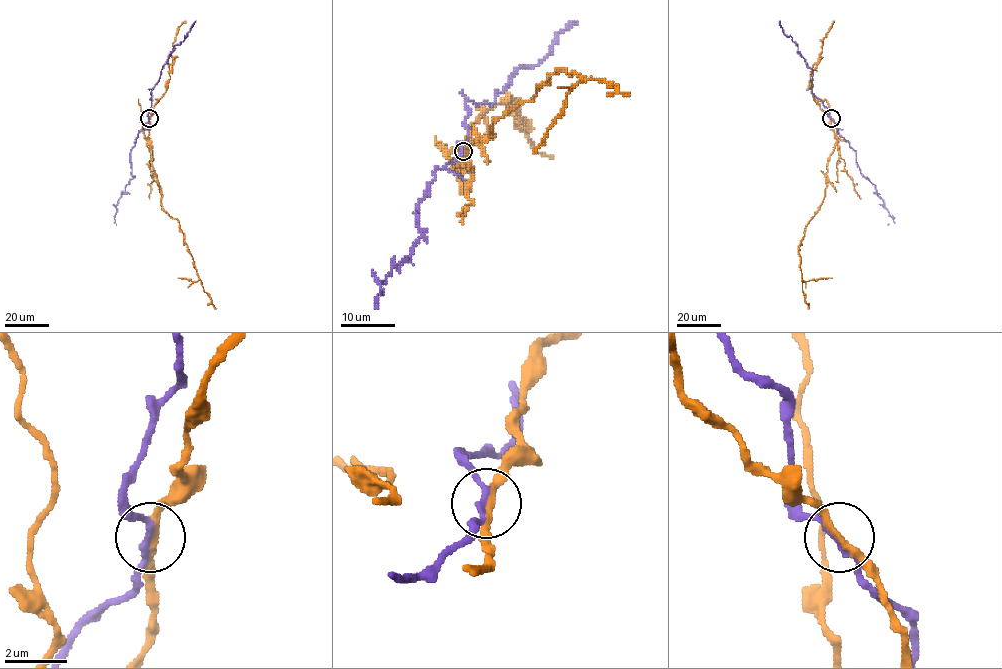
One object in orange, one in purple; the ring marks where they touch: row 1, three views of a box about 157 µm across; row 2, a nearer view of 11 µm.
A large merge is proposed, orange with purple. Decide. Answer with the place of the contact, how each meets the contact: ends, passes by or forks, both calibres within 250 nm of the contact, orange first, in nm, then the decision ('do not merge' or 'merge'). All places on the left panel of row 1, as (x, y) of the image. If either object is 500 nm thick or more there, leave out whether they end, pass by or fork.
(149, 118) | orange passes by | purple passes by | 200/200 nm | do not merge

